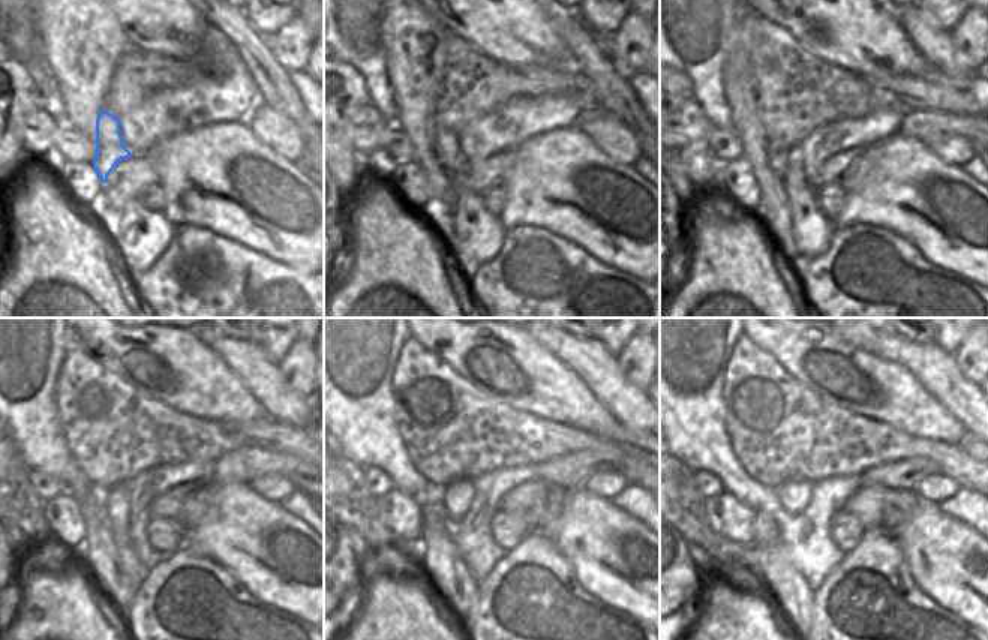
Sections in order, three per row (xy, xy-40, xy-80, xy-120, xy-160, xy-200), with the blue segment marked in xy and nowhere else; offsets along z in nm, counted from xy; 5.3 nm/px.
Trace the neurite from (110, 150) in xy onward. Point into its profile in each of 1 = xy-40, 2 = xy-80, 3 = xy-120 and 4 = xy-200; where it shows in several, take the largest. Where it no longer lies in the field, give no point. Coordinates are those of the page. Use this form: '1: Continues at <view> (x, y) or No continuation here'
1: Continues at xy-40 (447, 153)
2: Continues at xy-80 (777, 155)
3: Continues at xy-120 (99, 493)
4: Continues at xy-200 (765, 532)

